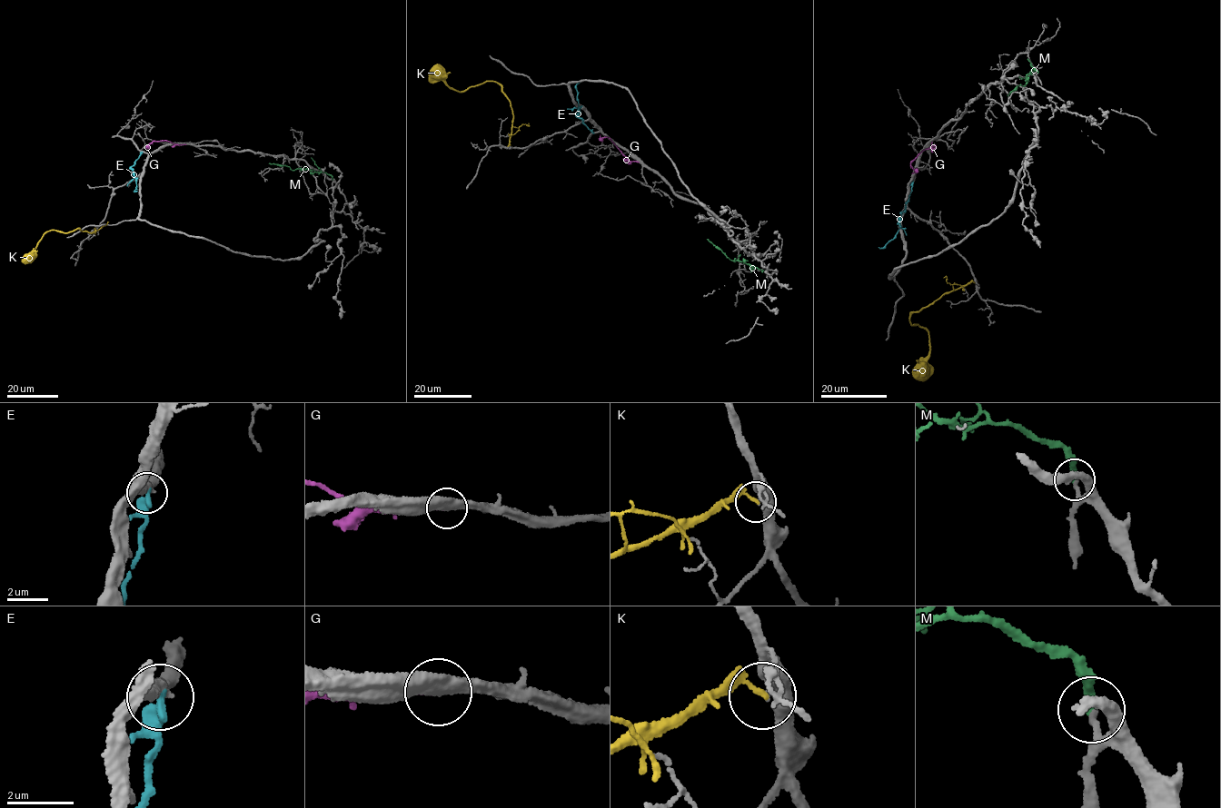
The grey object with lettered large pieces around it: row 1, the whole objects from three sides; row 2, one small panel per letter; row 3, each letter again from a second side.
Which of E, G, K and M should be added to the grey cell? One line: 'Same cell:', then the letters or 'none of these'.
Same cell: none of these

